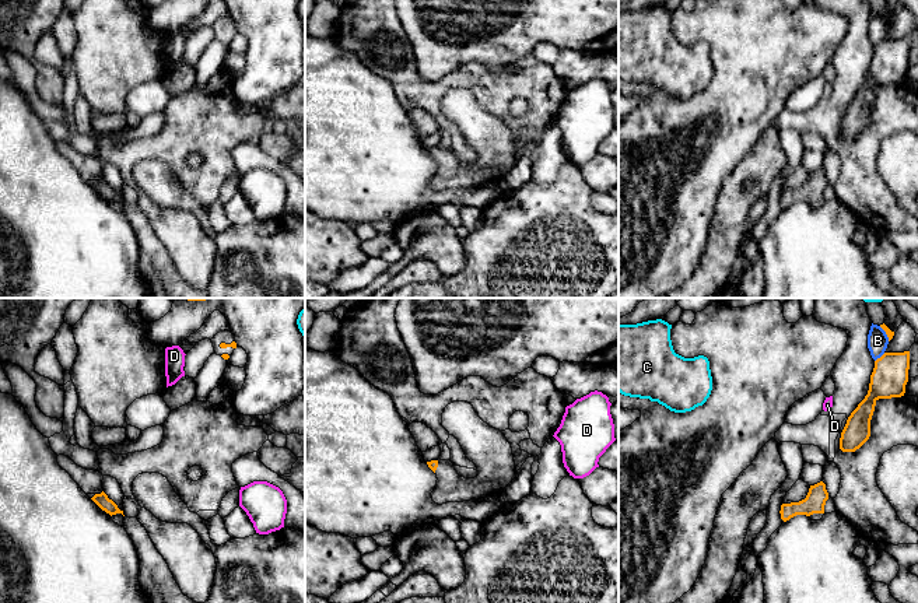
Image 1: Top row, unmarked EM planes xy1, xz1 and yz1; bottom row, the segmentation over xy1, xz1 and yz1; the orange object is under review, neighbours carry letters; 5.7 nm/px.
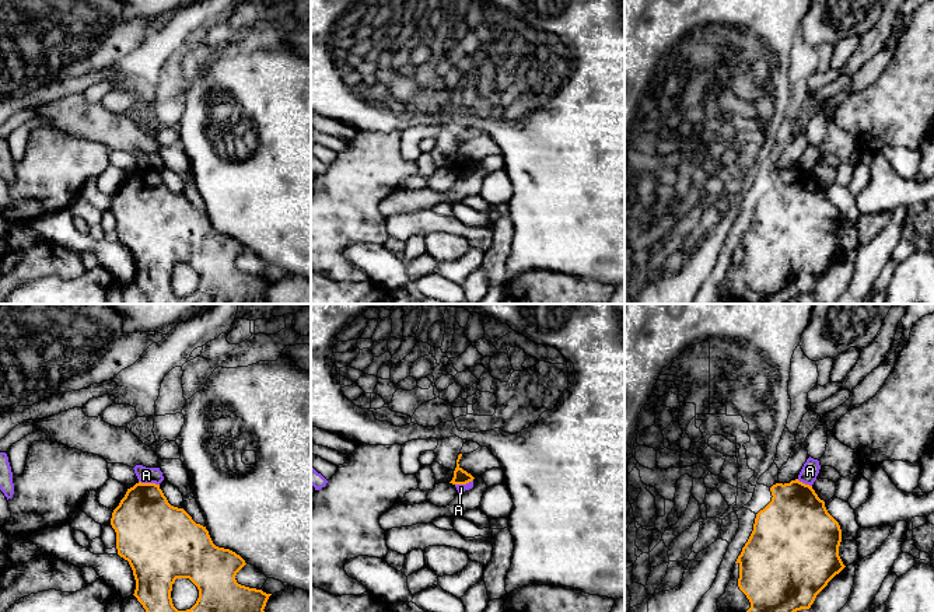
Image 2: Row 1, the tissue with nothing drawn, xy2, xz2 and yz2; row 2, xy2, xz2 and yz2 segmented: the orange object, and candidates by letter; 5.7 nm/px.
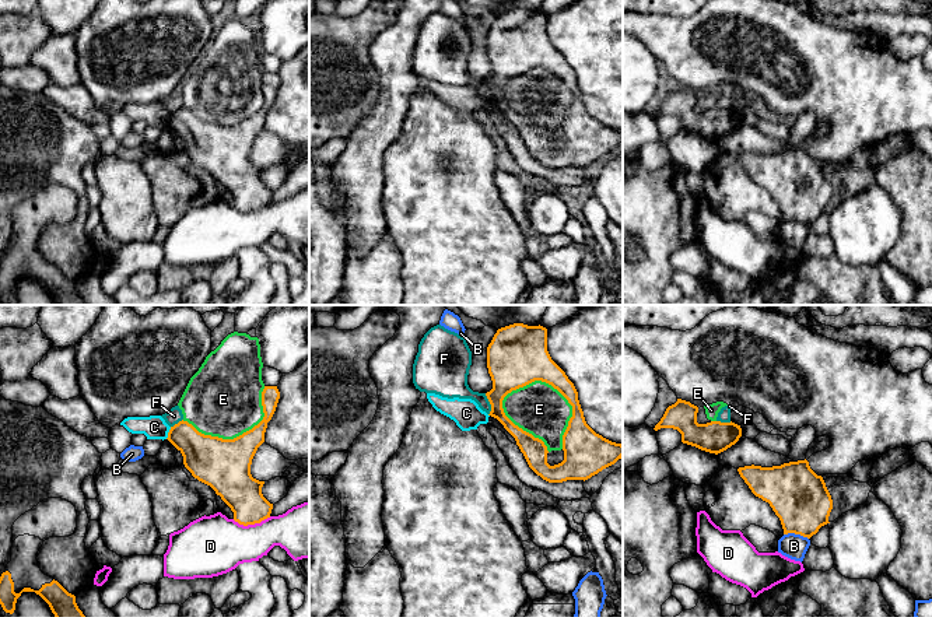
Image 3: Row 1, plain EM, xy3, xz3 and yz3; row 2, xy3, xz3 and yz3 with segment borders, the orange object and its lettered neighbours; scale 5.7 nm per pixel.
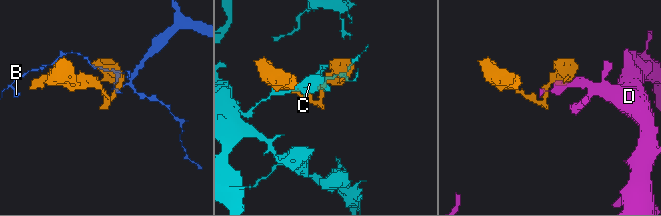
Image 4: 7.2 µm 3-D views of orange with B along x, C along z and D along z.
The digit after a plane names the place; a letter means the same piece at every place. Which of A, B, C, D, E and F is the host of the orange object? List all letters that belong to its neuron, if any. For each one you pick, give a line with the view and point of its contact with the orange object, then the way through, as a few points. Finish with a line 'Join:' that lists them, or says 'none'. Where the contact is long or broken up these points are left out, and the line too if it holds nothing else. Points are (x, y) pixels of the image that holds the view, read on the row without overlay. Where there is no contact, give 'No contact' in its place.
Join: none

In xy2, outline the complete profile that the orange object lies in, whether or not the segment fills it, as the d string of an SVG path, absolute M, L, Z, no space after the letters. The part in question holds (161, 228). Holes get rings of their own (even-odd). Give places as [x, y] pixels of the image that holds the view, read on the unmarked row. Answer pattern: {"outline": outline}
{"outline": "M136 169L127 175L119 192L113 196L111 211L116 218L118 241L129 248L136 266L134 283L150 304L267 304L265 293L272 280L237 269L237 259L246 251L235 238L213 230L206 213L196 210L183 196L168 189L160 171ZM176 265L189 265L199 276L196 290L186 297L178 297L171 284Z"}

